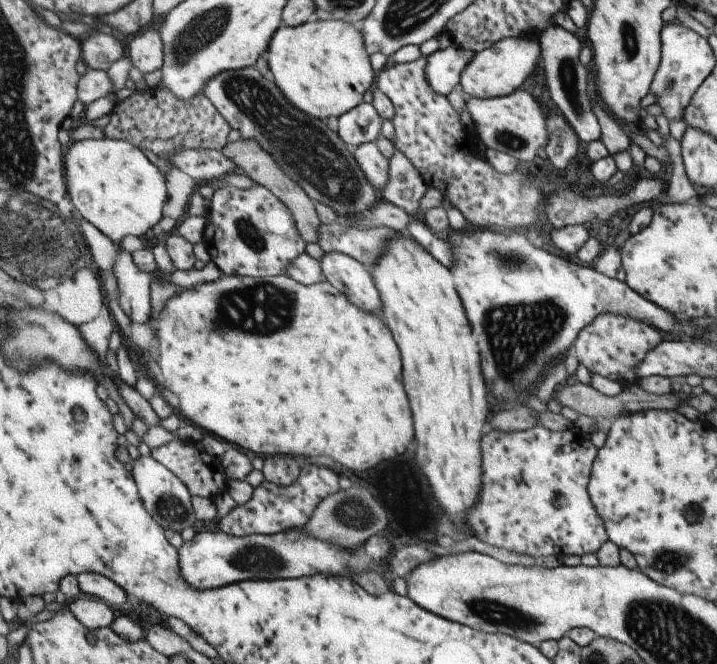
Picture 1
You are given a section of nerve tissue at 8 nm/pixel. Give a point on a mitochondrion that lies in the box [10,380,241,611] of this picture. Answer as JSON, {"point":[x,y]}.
{"point":[170,508]}

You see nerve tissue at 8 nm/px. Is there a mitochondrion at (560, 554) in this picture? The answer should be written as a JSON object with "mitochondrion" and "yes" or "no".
{"mitochondrion":"no"}

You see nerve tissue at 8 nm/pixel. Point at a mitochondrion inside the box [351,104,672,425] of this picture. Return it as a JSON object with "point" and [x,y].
{"point":[518,334]}

